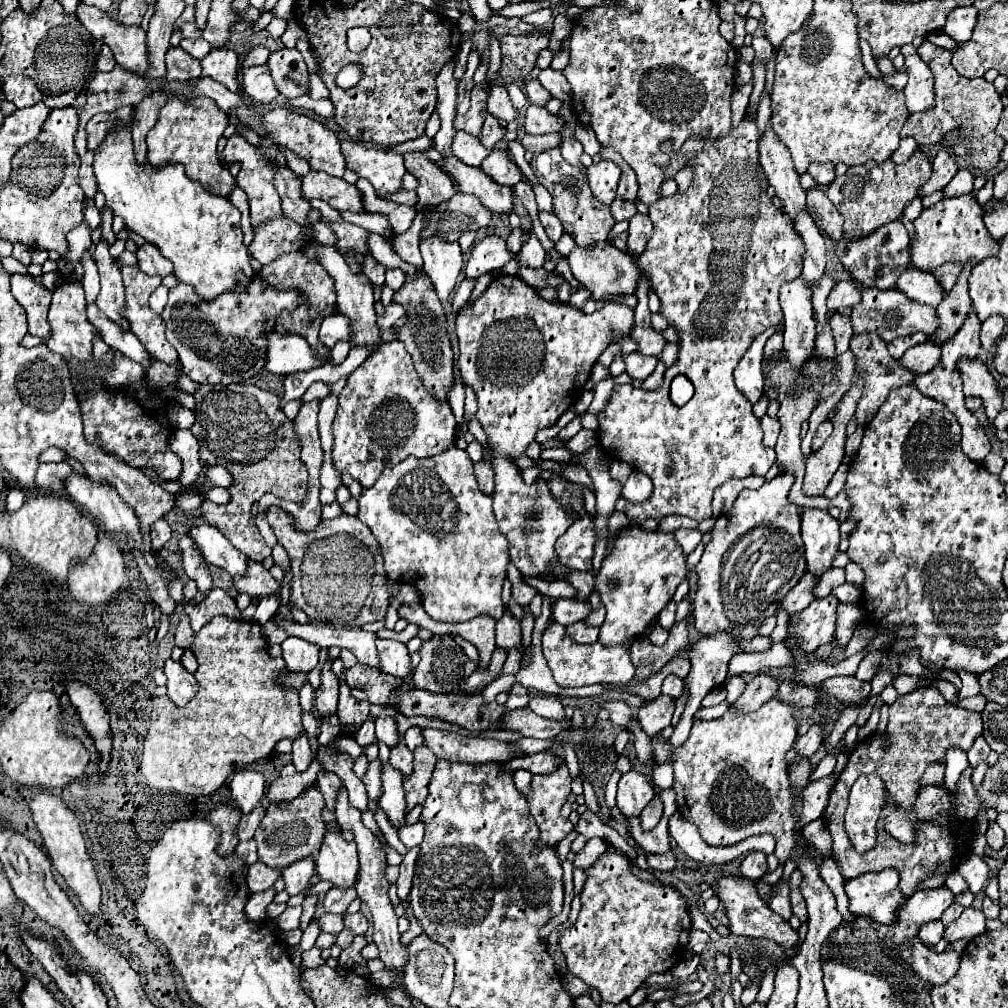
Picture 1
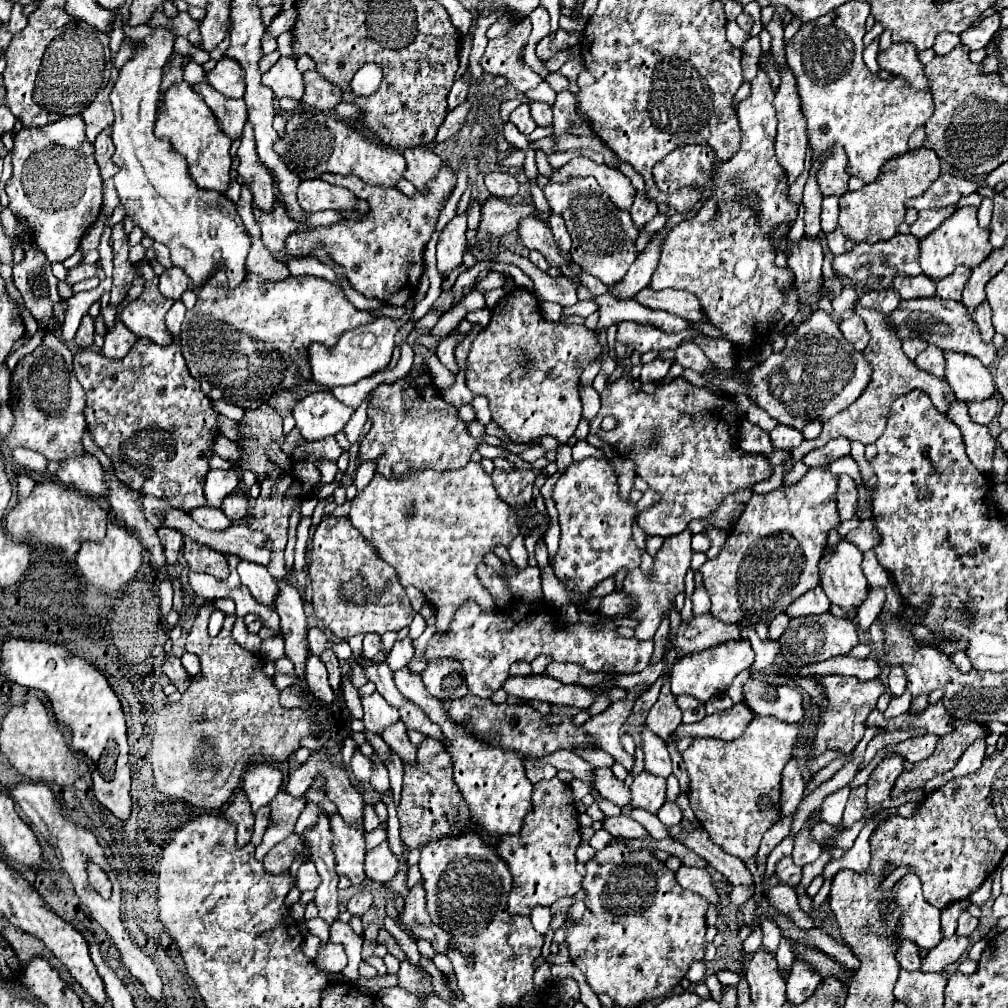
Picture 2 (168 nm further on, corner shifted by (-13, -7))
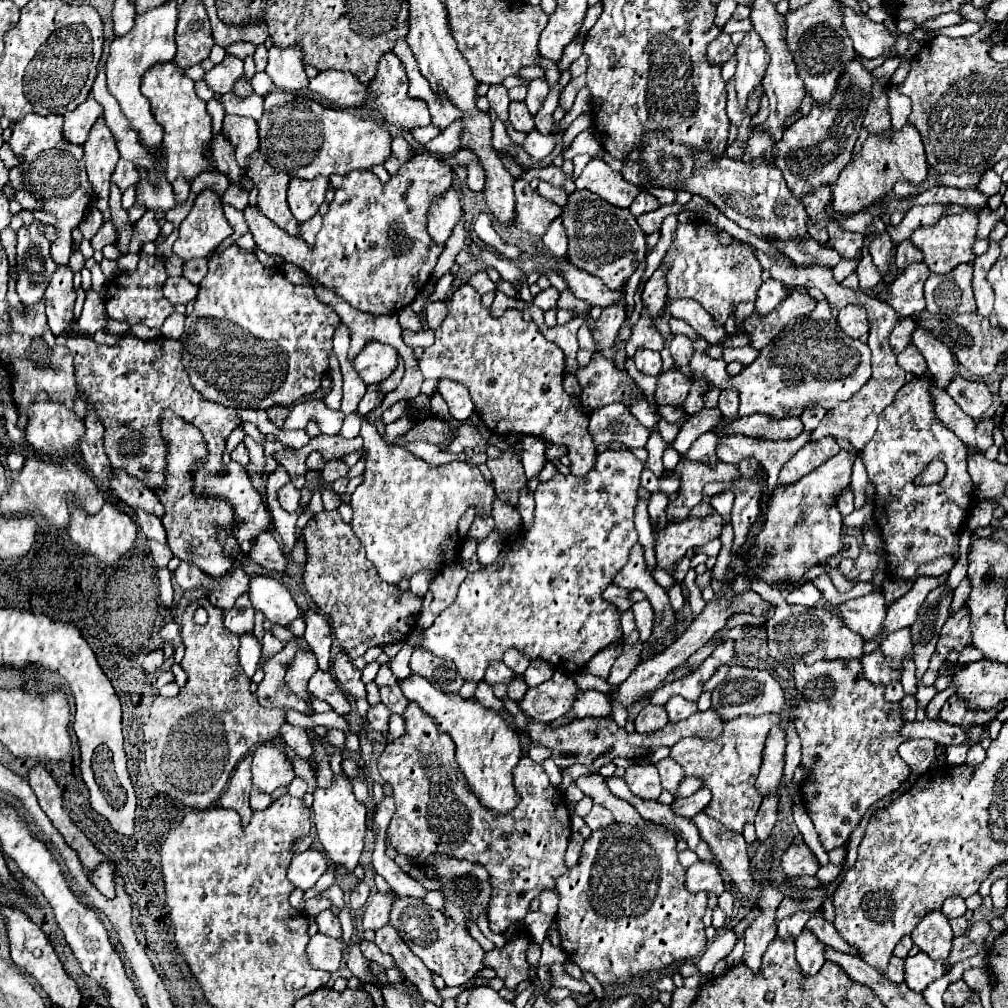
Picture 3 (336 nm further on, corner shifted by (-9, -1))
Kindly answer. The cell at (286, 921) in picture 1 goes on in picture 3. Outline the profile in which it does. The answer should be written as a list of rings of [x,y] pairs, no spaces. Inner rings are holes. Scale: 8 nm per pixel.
[[[310,898],[310,900],[306,900],[306,904],[304,904],[304,910],[310,914],[310,916],[316,916],[316,914],[320,914],[322,910],[326,910],[326,908],[330,908],[332,904],[330,904],[330,900],[326,900],[326,898]]]

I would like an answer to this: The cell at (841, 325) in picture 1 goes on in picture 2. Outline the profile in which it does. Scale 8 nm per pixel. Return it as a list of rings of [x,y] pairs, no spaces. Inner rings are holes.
[[[852,316],[848,320],[842,320],[840,322],[840,330],[842,330],[844,338],[854,344],[856,350],[864,350],[866,348],[868,340],[870,340],[870,334],[868,334],[864,322],[860,320],[860,316]]]

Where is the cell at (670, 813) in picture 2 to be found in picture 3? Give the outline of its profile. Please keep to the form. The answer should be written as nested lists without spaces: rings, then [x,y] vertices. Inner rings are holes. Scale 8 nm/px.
[[[700,788],[696,794],[692,794],[692,796],[688,796],[688,798],[674,800],[674,802],[670,804],[670,808],[672,808],[672,812],[674,812],[676,816],[692,818],[694,814],[698,814],[698,812],[704,810],[704,806],[710,802],[710,796],[712,796],[712,794],[710,794],[706,788]]]

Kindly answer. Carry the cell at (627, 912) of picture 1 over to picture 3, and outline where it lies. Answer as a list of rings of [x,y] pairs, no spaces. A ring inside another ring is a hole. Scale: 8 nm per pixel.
[[[614,824],[614,826],[608,826],[604,830],[596,830],[592,832],[592,836],[586,840],[584,848],[582,848],[582,854],[580,854],[580,860],[574,868],[568,868],[566,874],[562,874],[556,882],[556,894],[560,898],[558,902],[558,914],[556,914],[556,924],[558,924],[558,934],[560,934],[560,942],[562,942],[562,950],[566,952],[568,960],[578,964],[582,968],[582,972],[590,972],[596,976],[596,980],[600,984],[606,984],[606,986],[620,986],[636,976],[642,976],[646,972],[656,972],[656,970],[664,970],[664,968],[670,968],[672,964],[676,962],[686,962],[686,960],[692,960],[696,956],[702,954],[702,950],[706,948],[706,936],[704,936],[704,924],[702,924],[702,916],[706,912],[706,894],[704,892],[698,892],[698,894],[690,894],[686,888],[684,888],[684,874],[686,870],[680,866],[678,862],[678,852],[676,852],[676,838],[670,836],[670,834],[664,834],[662,830],[638,830],[638,828],[632,828],[632,826],[624,826],[624,824]]]

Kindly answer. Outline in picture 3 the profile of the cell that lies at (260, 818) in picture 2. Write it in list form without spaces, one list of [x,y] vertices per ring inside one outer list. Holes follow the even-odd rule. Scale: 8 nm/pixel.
[[[252,790],[252,796],[250,796],[250,804],[252,804],[252,810],[266,810],[266,806],[272,802],[270,794],[264,794],[260,790]]]

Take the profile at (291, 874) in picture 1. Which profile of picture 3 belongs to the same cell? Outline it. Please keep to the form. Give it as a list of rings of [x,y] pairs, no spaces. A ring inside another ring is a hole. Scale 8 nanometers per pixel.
[[[310,848],[292,858],[292,864],[288,868],[288,880],[300,890],[308,890],[318,882],[318,878],[326,870],[328,870],[328,860],[324,858],[324,854],[318,852],[316,848]]]

